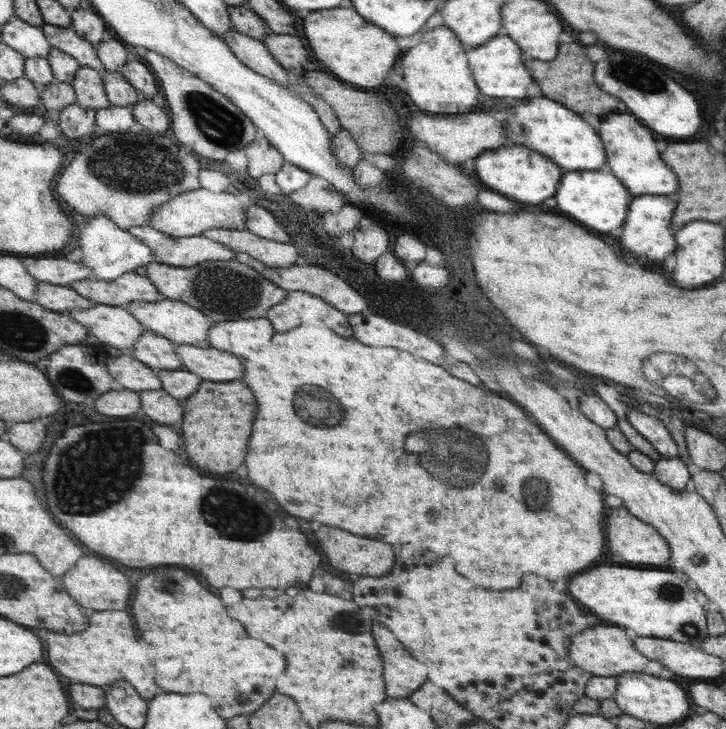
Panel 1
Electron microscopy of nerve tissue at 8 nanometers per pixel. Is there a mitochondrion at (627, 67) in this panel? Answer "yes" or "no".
yes

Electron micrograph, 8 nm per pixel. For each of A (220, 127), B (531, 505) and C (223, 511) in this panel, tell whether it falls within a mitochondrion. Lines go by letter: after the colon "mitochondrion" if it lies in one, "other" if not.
A: mitochondrion
B: mitochondrion
C: mitochondrion

